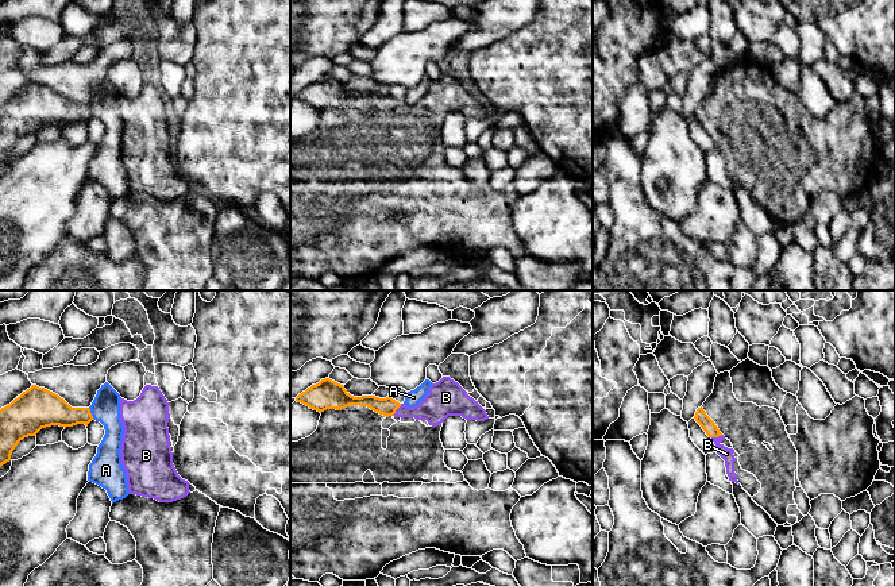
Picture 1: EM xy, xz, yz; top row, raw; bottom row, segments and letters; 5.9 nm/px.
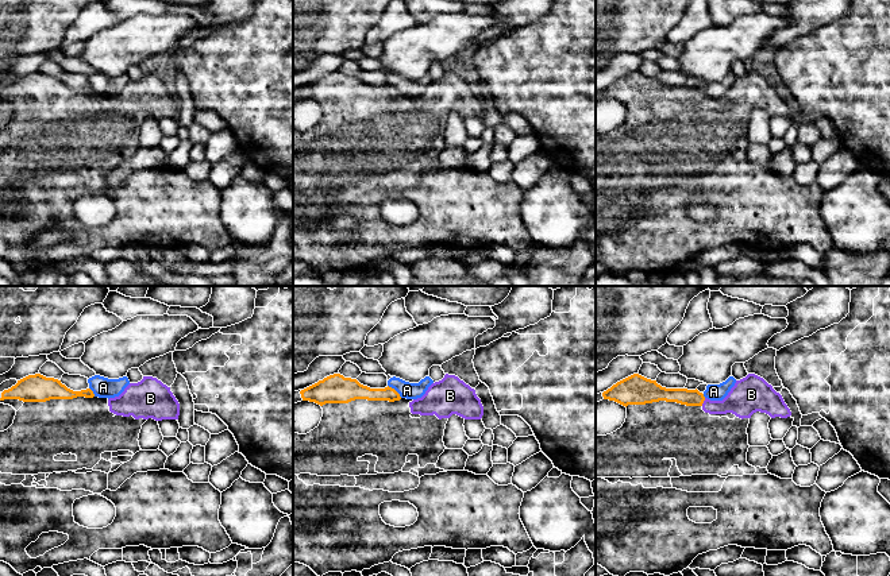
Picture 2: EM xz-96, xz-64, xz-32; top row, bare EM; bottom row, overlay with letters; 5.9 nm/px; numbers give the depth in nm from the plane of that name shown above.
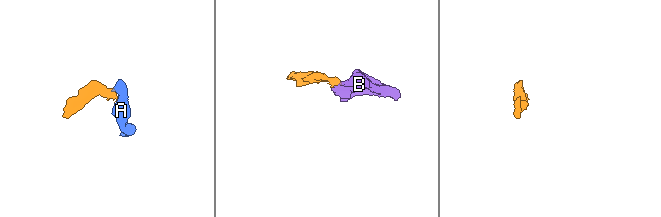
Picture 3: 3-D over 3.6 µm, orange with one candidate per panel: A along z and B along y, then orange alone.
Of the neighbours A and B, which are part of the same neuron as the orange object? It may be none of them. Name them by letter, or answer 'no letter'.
B

